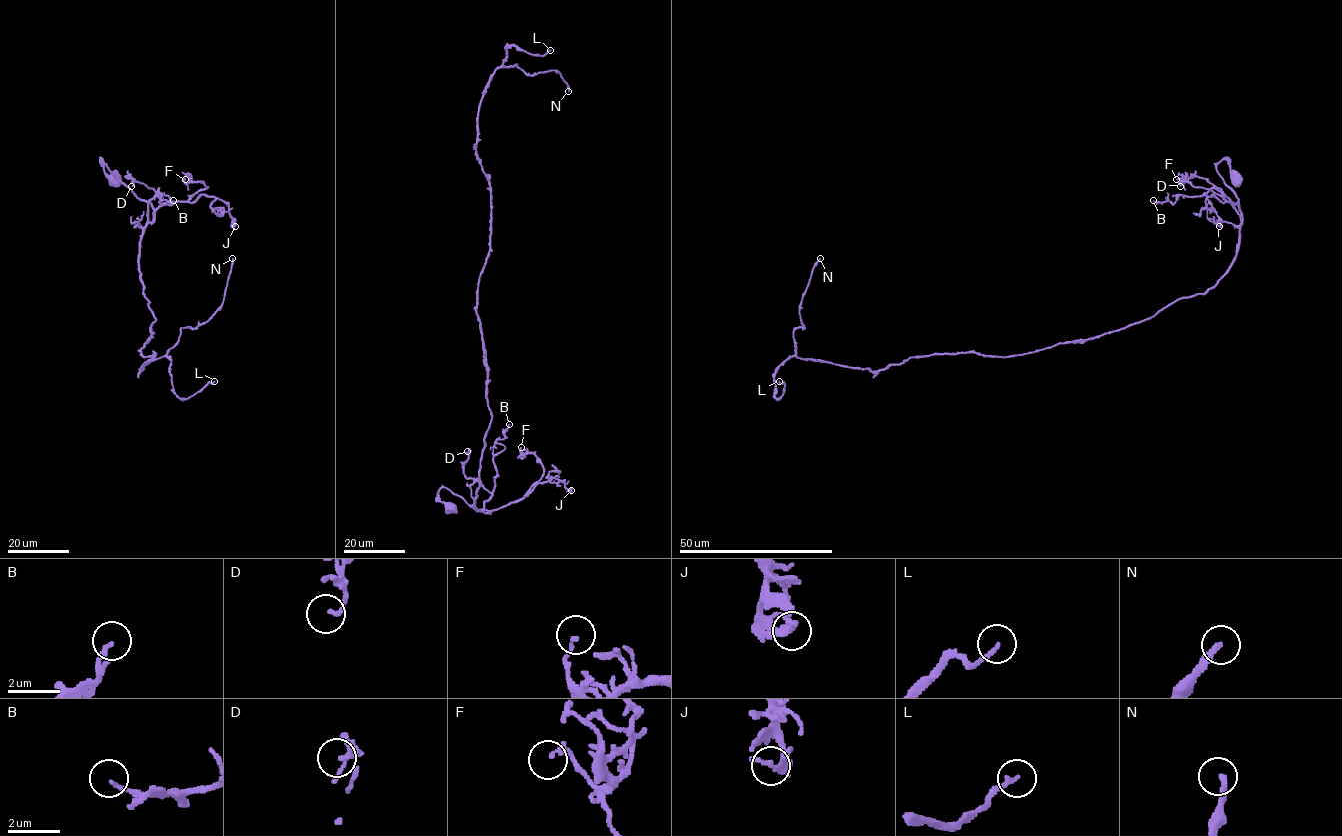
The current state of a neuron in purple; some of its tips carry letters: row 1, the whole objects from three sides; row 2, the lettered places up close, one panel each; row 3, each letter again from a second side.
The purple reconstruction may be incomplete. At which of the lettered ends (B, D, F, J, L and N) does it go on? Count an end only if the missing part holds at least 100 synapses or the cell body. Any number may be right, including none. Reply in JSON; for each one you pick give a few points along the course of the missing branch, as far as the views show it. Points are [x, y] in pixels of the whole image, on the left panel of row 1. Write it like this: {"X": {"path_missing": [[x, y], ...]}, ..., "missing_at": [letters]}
{"N": {"path_missing": [[232, 258], [239, 207], [222, 176], [232, 104], [217, 83], [250, 83], [257, 76], [254, 64]]}, "missing_at": ["L", "N"]}

